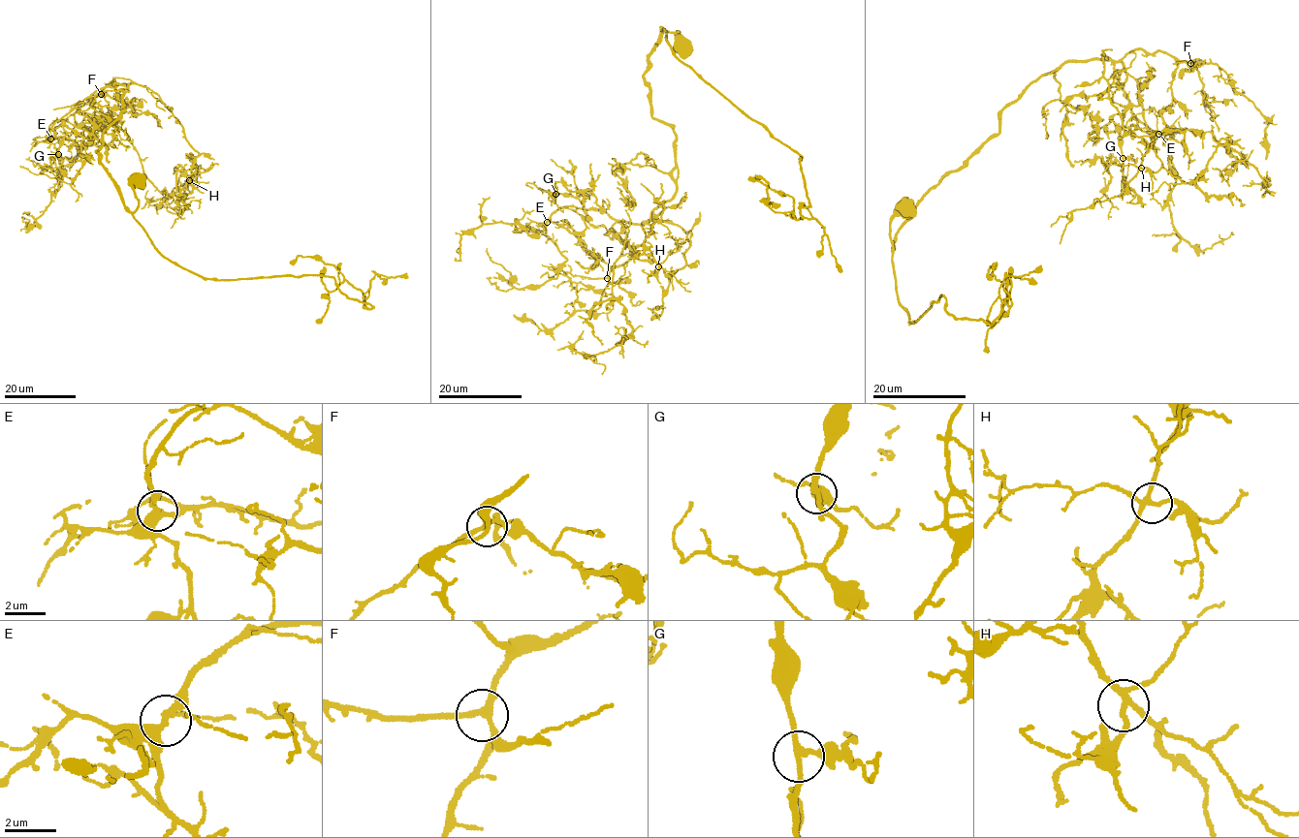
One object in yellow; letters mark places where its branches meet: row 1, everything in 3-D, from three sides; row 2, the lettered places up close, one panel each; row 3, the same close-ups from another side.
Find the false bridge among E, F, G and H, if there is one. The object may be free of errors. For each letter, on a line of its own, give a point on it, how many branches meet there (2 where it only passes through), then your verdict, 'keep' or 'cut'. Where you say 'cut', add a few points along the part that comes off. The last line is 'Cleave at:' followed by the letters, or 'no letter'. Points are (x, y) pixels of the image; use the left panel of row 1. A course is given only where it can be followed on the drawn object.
E: (50, 139) | 4 | keep
F: (101, 94) | 4 | keep
G: (58, 154) | 4 | keep
H: (189, 180) | 4 | keep
Cleave at: no letter

